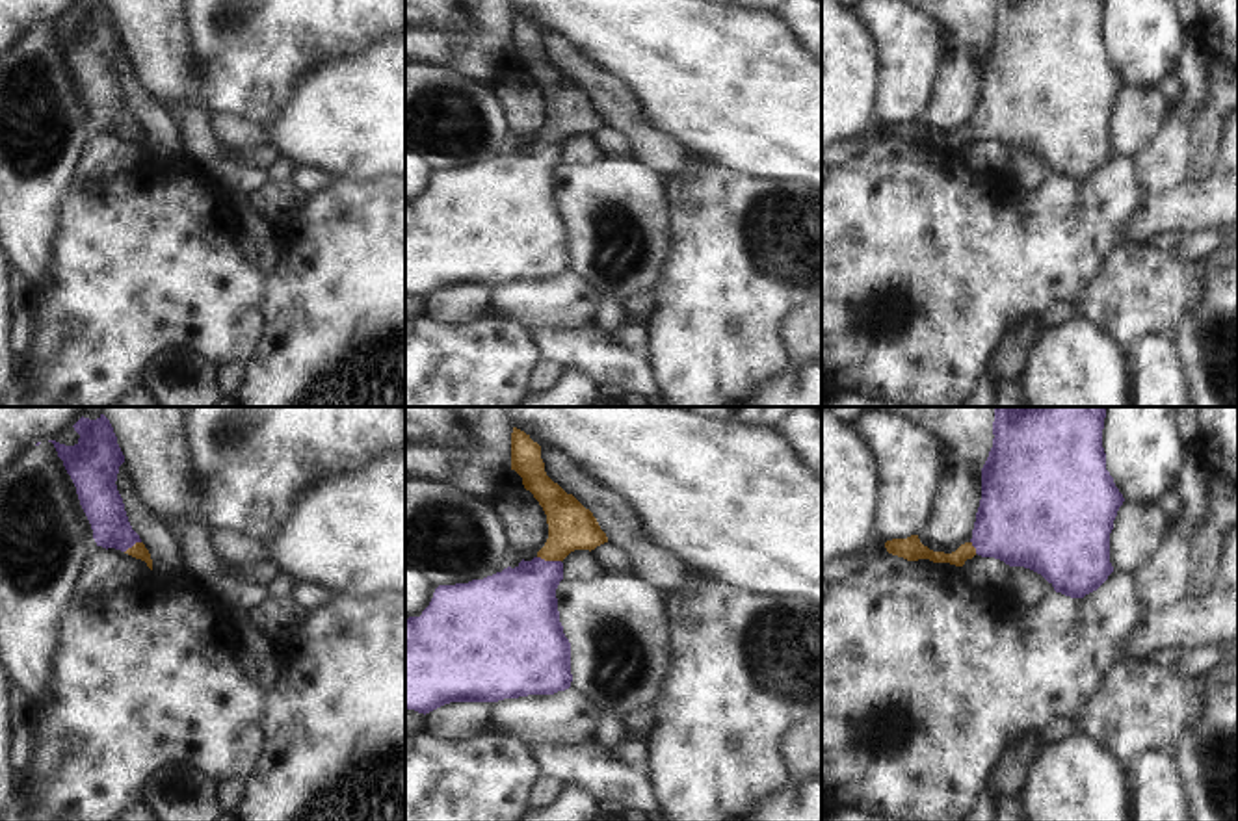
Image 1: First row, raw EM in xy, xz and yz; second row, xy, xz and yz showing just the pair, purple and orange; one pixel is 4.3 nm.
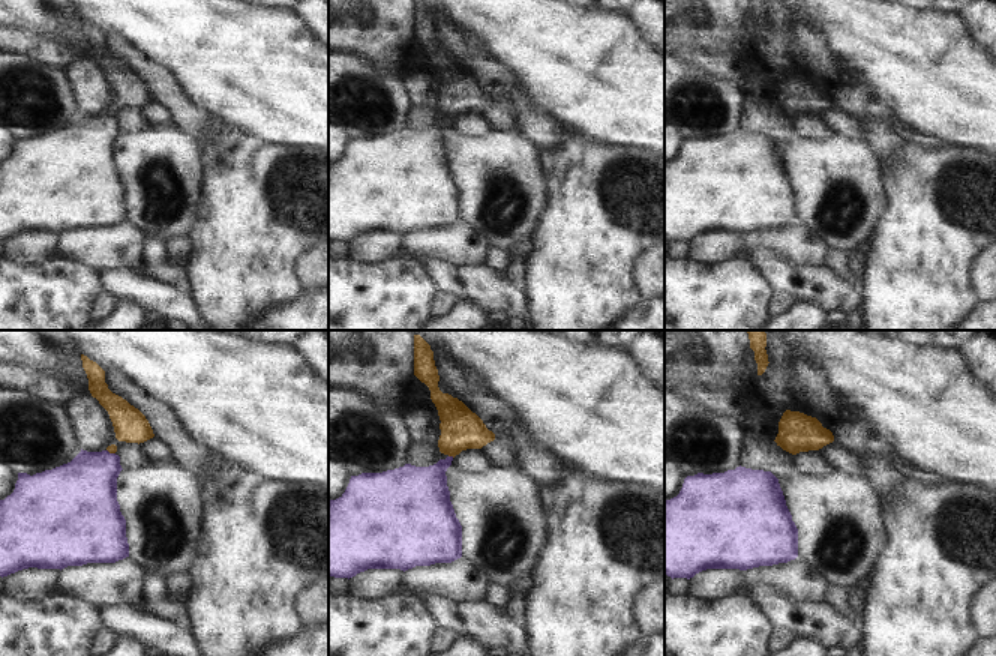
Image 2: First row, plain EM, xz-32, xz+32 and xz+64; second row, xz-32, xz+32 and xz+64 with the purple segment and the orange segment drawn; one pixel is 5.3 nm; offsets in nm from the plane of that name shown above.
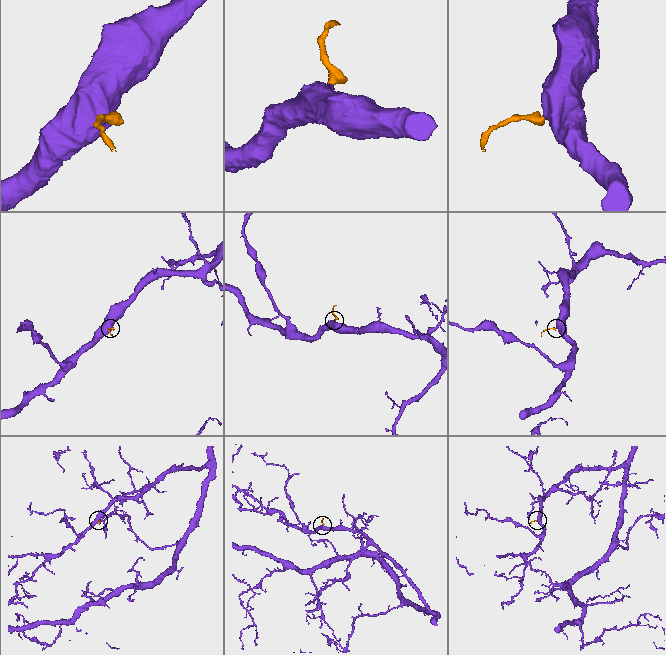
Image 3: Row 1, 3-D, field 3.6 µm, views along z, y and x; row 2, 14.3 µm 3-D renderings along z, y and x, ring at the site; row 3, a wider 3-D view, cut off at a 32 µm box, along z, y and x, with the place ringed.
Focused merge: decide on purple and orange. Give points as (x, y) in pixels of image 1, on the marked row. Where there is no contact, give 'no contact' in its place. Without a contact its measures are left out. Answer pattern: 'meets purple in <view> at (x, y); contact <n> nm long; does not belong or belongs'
meets purple in xz at (549, 561); contact 110 nm long; belongs

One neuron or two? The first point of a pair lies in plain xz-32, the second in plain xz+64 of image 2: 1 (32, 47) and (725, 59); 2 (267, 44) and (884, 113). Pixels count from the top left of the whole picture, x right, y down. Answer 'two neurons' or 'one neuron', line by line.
1: two neurons
2: two neurons

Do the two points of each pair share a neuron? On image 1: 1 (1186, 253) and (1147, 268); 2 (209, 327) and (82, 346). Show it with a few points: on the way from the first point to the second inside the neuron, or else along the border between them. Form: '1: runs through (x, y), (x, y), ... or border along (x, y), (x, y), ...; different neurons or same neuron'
1: border along (1172, 255), (1190, 262), (1203, 262); different neurons
2: runs through (177, 322), (158, 329), (114, 329); same neuron

